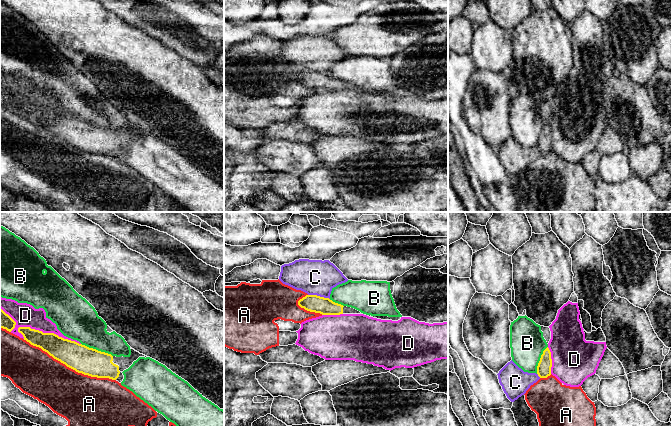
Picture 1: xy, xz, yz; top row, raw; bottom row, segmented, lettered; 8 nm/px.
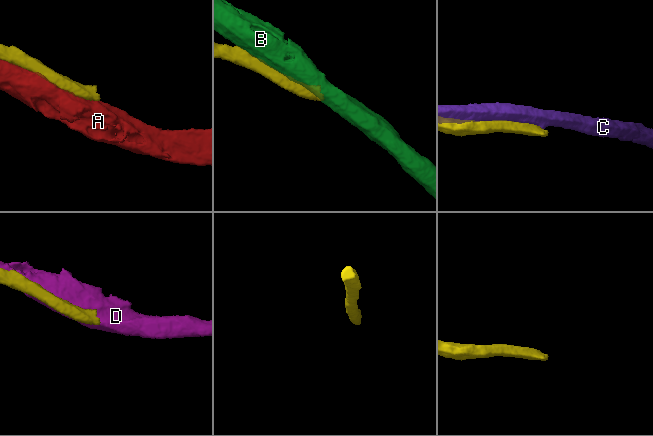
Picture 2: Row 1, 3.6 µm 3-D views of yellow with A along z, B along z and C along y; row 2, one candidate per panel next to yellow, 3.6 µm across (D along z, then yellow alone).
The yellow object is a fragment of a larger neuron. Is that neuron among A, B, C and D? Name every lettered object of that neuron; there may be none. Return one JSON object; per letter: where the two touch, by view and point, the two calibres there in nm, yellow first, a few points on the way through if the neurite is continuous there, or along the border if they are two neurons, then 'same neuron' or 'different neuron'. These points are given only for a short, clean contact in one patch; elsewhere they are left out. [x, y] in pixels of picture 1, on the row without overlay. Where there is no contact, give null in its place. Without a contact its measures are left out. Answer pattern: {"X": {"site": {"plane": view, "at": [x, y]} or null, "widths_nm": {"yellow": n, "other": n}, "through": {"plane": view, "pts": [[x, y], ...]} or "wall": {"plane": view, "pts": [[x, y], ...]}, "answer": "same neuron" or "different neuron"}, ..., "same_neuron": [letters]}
{"A": {"site": {"plane": "xy", "at": [69, 143]}, "widths_nm": {"yellow": 220, "other": 380}, "answer": "different neuron"}, "B": {"site": {"plane": "xy", "at": [97, 126]}, "widths_nm": {"yellow": 220, "other": 280}, "answer": "different neuron"}, "C": {"site": {"plane": "xz", "at": [319, 72]}, "widths_nm": {"yellow": 140, "other": 280}, "answer": "different neuron"}, "D": {"site": {"plane": "xy", "at": [49, 109]}, "widths_nm": {"yellow": 200, "other": 190}, "answer": "different neuron"}, "same_neuron": []}

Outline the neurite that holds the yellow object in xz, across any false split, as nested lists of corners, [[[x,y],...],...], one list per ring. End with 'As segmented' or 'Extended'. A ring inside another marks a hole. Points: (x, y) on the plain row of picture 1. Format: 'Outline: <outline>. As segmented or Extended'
Outline: [[[306,71],[298,77],[298,81],[307,87],[322,91],[363,90],[360,87],[335,79],[329,74],[317,71]]]. Extended

